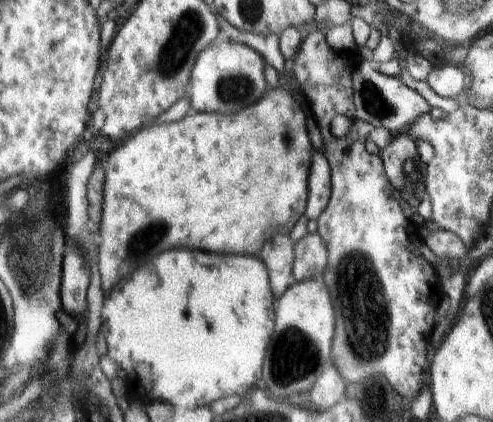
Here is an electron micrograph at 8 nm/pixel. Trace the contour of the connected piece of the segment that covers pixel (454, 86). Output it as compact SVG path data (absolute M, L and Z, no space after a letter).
M450 64L435 66L427 77L427 84L434 94L453 99L464 90L463 72Z

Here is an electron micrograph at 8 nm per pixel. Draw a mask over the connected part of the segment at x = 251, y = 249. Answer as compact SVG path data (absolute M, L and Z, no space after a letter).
M268 86L268 92L264 98L254 104L252 108L246 108L238 114L204 114L204 111L192 111L194 116L186 116L180 122L170 122L170 124L149 125L140 132L140 136L132 136L132 140L126 140L122 146L118 146L110 158L108 158L108 168L105 171L104 202L102 204L102 220L100 220L100 240L99 262L100 274L102 274L102 286L104 292L108 294L122 278L134 274L134 270L142 268L148 264L152 258L156 258L162 250L176 248L176 246L186 246L194 250L206 250L206 252L218 252L218 254L248 254L257 257L264 242L268 240L268 234L276 232L288 235L294 228L300 216L304 216L308 197L308 170L312 162L312 142L306 130L306 118L300 110L300 102L290 96L290 92L278 88L272 90Z

